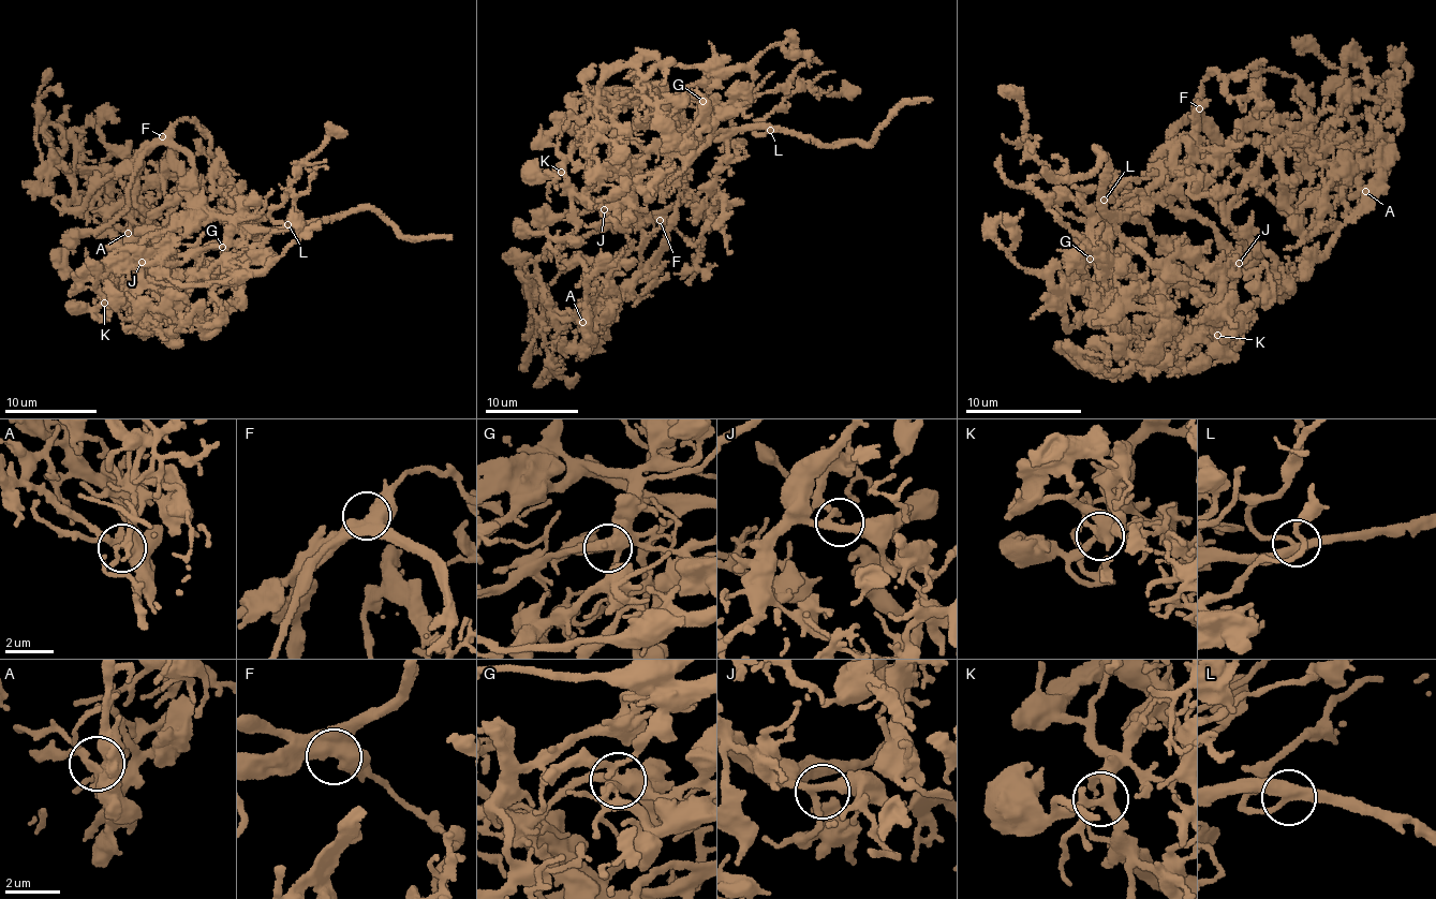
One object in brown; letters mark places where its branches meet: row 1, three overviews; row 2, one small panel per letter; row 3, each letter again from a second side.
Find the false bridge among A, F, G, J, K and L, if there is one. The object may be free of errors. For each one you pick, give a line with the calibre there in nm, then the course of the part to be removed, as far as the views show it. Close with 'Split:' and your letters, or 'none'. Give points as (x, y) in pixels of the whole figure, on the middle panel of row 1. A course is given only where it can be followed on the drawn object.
Split: none

